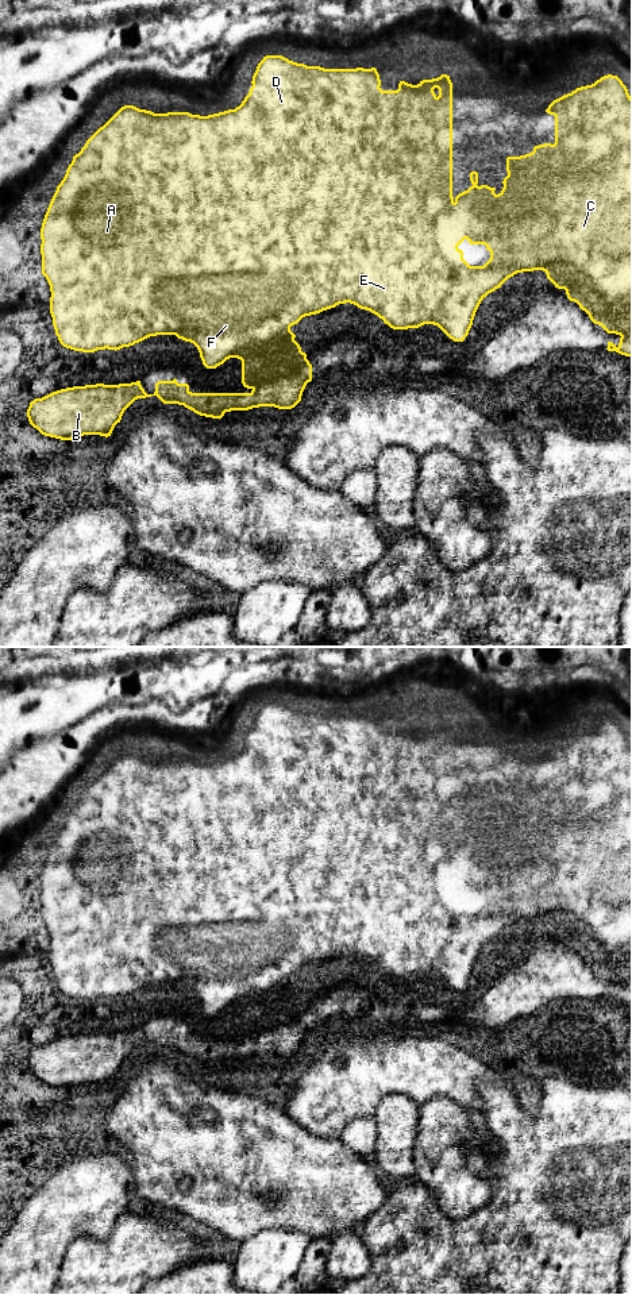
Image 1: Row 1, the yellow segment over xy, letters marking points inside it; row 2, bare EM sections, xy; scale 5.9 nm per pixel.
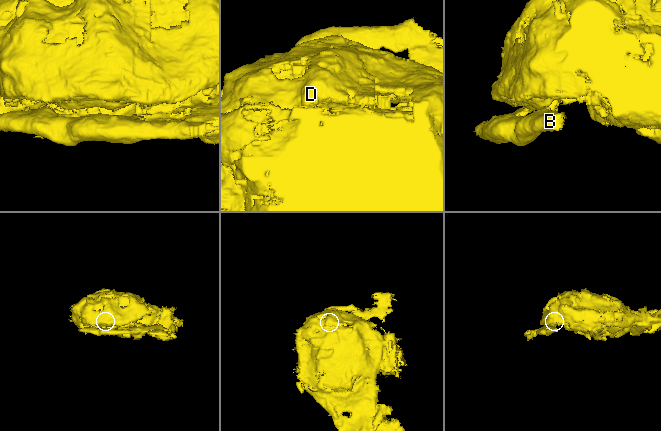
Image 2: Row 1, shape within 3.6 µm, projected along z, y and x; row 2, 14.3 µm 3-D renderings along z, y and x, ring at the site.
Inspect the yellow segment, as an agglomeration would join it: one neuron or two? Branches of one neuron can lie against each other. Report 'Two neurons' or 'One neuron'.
Two neurons

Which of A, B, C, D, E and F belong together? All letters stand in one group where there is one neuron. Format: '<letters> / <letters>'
A C D E F / B

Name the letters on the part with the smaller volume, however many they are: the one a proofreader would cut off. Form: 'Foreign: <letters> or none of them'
Foreign: B

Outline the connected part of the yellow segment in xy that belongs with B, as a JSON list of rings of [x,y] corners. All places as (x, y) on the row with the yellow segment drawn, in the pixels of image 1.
[[[253,359],[253,390],[250,393],[192,393],[188,384],[173,381],[158,381],[155,392],[147,394],[140,381],[119,385],[85,385],[73,386],[53,392],[42,398],[30,402],[27,417],[30,424],[42,435],[72,440],[84,435],[111,436],[115,425],[120,423],[124,411],[138,398],[157,396],[163,404],[178,404],[193,411],[194,413],[212,419],[221,419],[226,412],[248,411],[259,406],[274,406],[278,409],[292,409],[300,401],[302,393],[289,393],[286,382],[275,382],[277,369],[265,369],[263,359]]]

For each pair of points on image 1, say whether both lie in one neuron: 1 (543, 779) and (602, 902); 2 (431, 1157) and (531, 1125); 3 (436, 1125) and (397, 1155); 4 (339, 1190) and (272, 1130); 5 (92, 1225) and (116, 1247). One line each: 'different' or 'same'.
1: same
2: different
3: different
4: same
5: different

